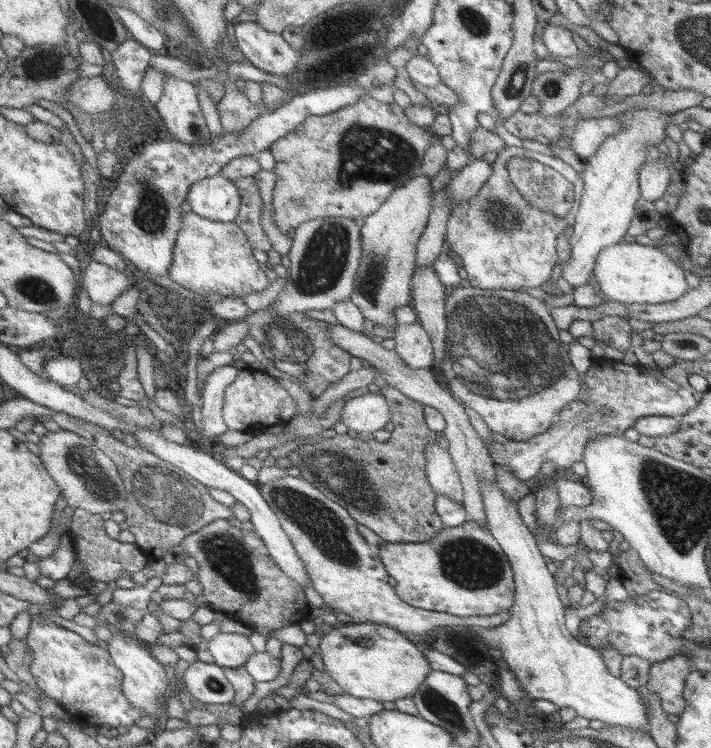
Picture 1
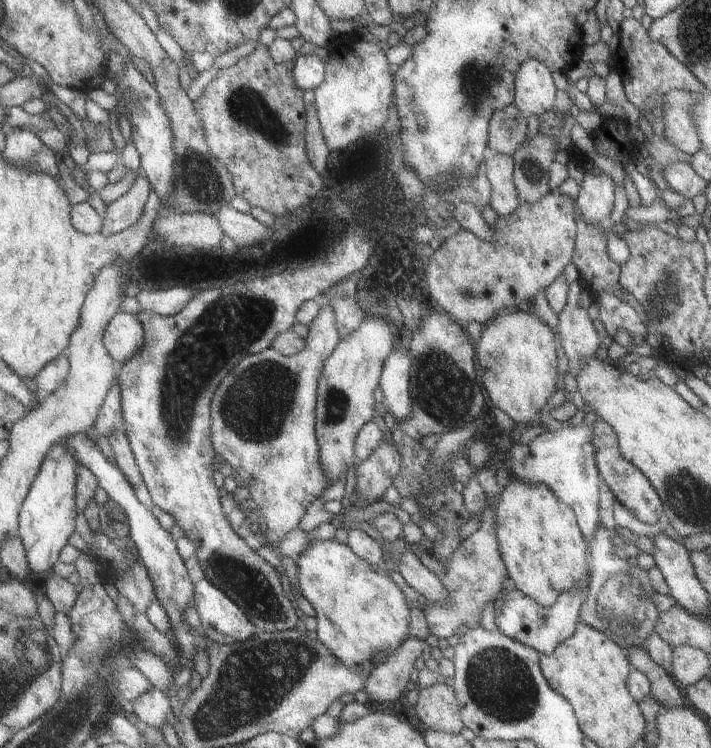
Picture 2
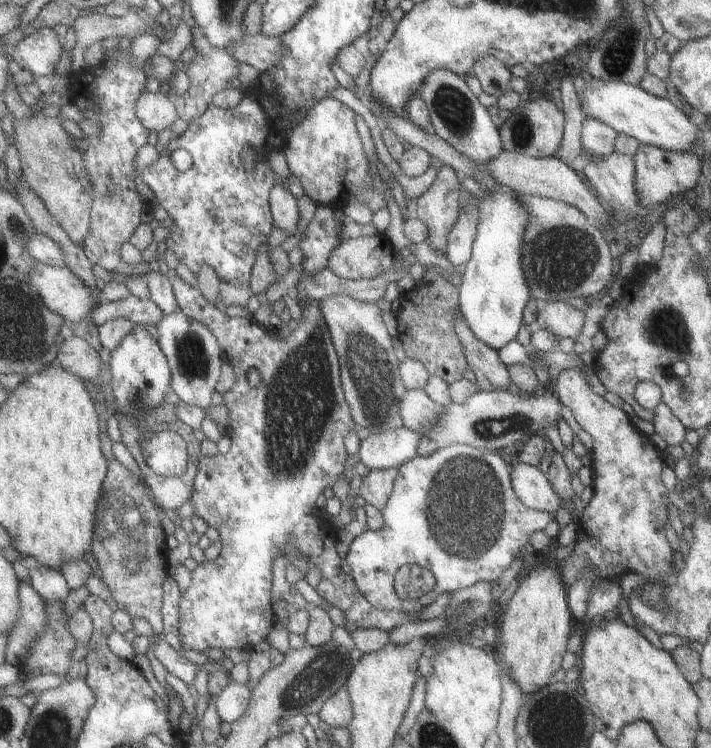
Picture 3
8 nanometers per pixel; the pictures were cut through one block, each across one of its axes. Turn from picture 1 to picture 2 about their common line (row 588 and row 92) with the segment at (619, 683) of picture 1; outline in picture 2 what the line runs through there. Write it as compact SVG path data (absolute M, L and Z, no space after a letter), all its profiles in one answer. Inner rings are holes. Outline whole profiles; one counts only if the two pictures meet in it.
M535 60L525 61L514 74L512 104L525 116L540 116L549 111L555 92L549 70Z

